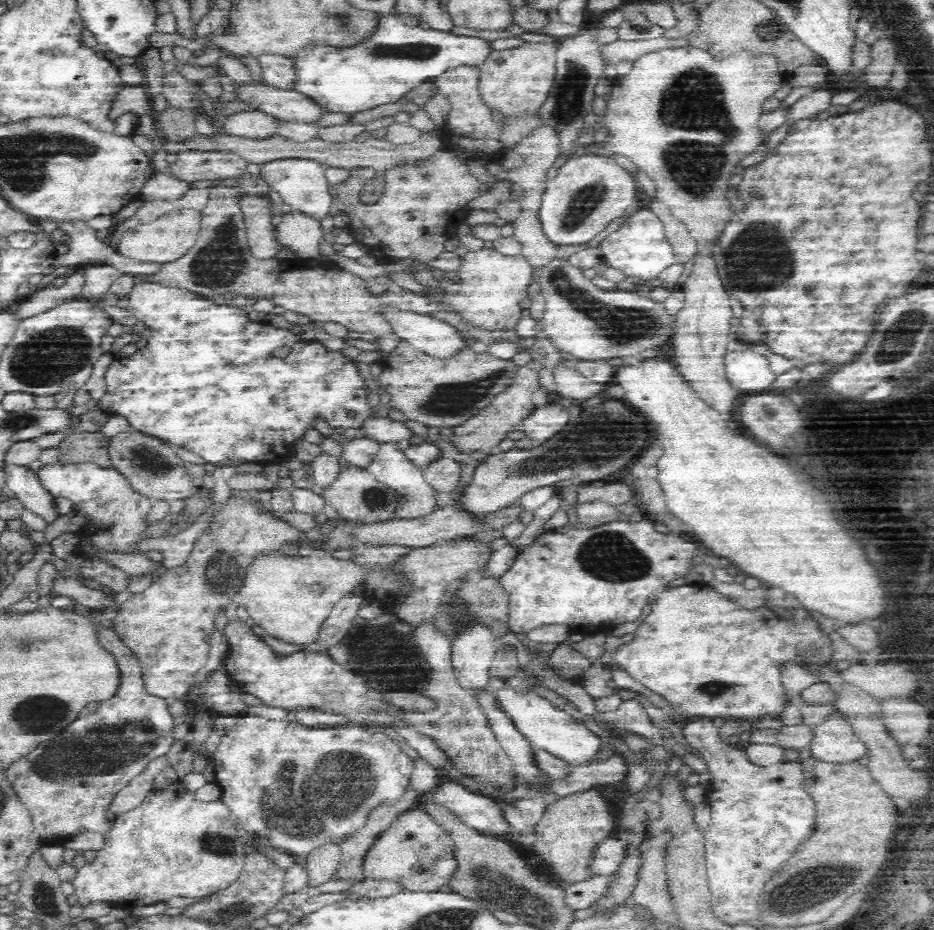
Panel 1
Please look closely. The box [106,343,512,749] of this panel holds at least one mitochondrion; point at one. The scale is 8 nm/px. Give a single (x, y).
(448, 399)

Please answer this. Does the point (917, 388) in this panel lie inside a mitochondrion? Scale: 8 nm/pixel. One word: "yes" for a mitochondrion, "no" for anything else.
no

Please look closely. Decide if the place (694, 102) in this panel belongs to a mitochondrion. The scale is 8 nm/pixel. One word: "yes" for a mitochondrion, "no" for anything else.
yes

